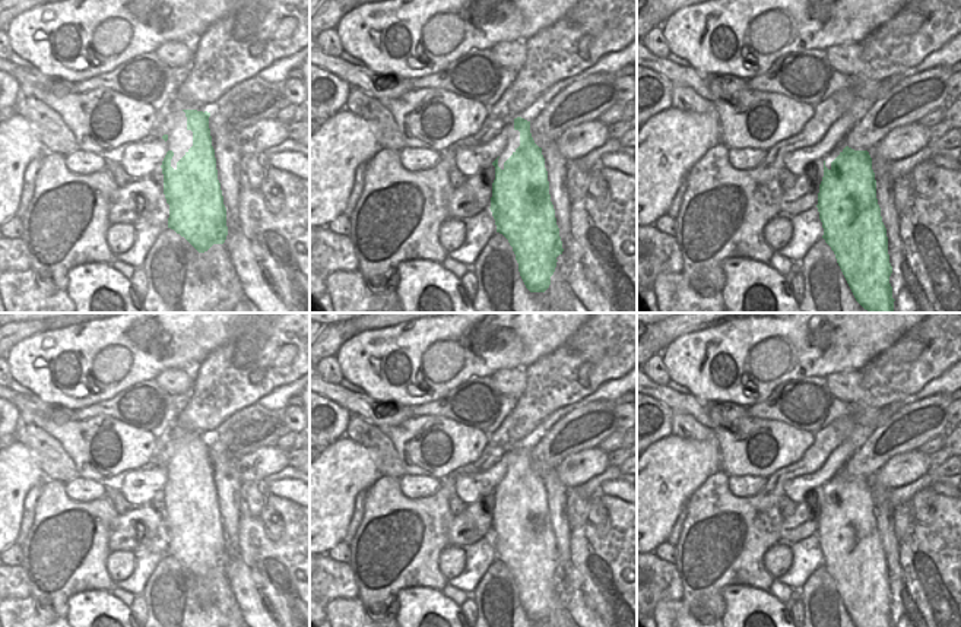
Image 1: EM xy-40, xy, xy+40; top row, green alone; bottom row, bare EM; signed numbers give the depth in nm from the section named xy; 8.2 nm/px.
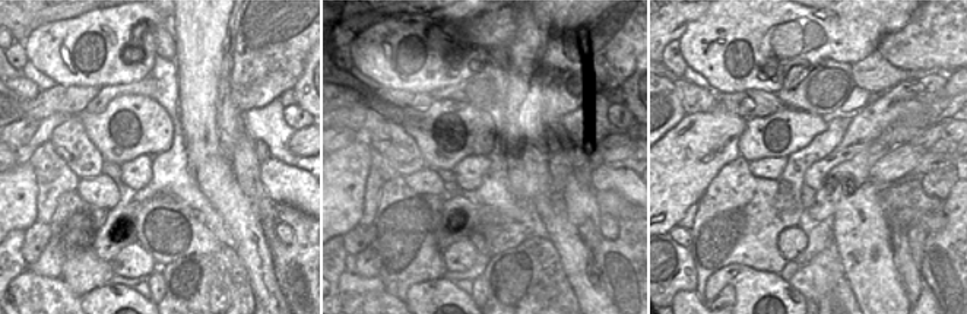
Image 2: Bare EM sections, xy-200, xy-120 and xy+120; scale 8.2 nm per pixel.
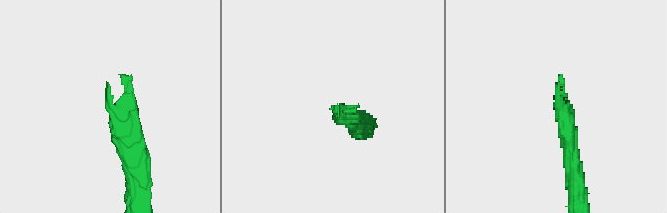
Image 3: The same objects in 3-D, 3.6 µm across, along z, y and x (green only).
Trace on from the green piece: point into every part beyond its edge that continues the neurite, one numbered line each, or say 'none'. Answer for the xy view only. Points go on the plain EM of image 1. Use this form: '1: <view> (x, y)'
1: xy (513, 469).

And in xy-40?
1: xy-40 (174, 450).

